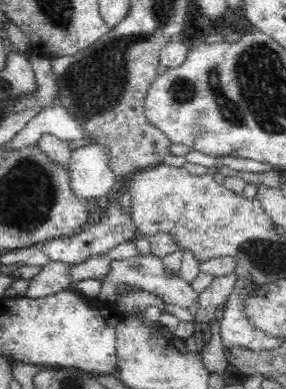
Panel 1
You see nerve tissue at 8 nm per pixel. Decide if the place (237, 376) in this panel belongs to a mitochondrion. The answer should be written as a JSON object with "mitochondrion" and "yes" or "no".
{"mitochondrion":"no"}

